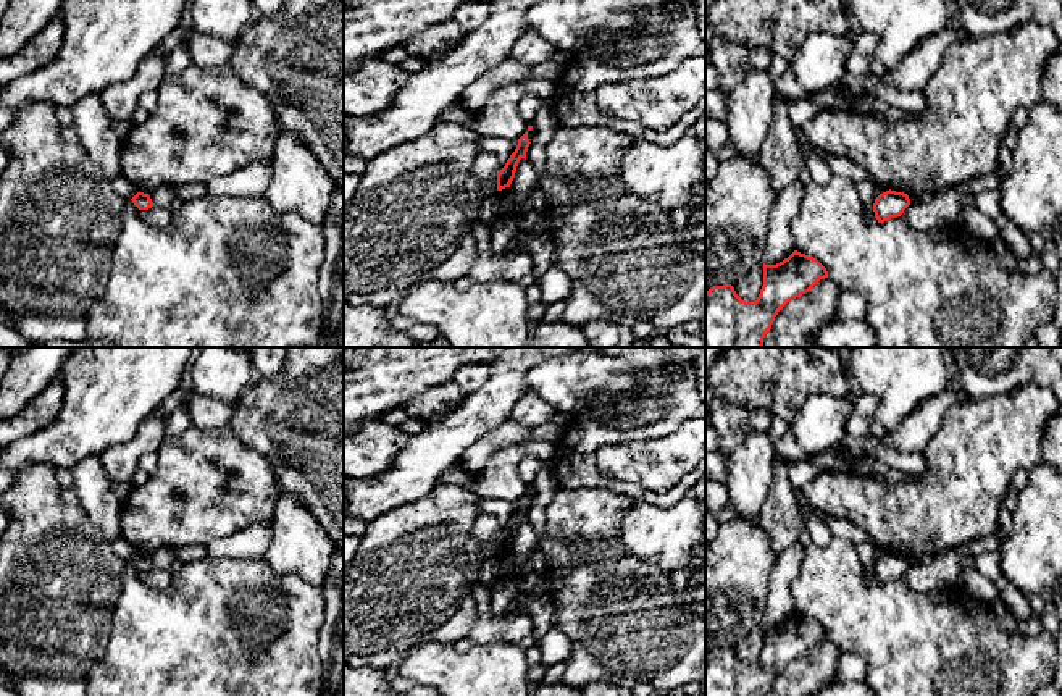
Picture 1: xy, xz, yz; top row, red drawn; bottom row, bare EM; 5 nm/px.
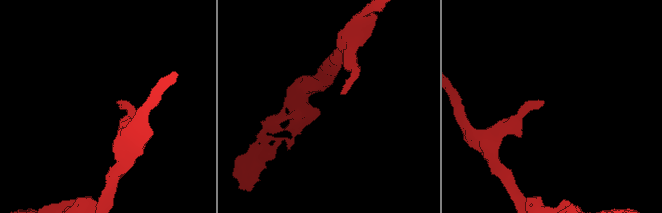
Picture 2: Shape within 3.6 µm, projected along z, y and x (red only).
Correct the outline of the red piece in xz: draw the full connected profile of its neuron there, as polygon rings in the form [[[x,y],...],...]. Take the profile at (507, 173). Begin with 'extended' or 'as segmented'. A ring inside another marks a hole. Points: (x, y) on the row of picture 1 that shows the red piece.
as segmented | [[[528,131],[518,139],[518,145],[515,152],[507,160],[505,166],[497,173],[497,191],[502,191],[505,187],[510,187],[516,166],[521,158],[526,158],[526,152],[529,147]]]

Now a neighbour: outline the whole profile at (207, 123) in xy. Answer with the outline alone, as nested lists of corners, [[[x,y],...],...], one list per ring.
[[[231,63],[211,68],[190,65],[179,74],[165,74],[157,92],[157,108],[142,124],[132,124],[119,147],[121,176],[129,179],[137,192],[150,194],[160,186],[176,189],[190,182],[207,184],[218,176],[257,161],[271,165],[281,131],[274,108],[265,95],[253,90],[234,73]]]

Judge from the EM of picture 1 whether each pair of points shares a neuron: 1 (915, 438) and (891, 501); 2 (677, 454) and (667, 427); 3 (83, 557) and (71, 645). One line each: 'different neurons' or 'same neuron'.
1: different neurons
2: different neurons
3: same neuron

